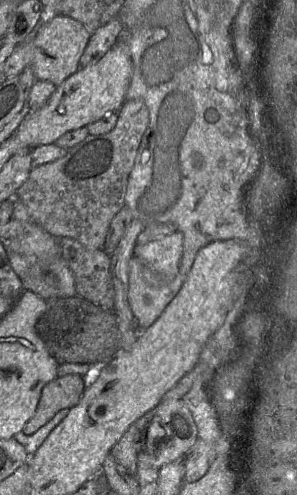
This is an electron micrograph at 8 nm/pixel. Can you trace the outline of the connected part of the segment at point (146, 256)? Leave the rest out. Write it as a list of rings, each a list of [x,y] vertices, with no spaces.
[[[173,232],[144,245],[136,245],[134,255],[164,282],[174,279],[183,248],[183,234]]]

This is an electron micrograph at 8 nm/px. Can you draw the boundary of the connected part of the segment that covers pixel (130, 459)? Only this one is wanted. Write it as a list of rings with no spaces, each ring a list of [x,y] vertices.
[[[155,409],[135,421],[110,451],[110,456],[136,477],[138,455],[142,448],[142,430],[152,420]]]

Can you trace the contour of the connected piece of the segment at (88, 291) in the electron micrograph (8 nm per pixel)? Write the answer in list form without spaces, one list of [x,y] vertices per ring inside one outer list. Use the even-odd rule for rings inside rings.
[[[70,237],[63,238],[60,245],[73,273],[77,295],[112,310],[115,291],[109,255],[104,250],[88,249]]]

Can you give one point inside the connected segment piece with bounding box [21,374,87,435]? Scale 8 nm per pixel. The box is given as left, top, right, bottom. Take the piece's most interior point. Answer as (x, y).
(65, 392)

